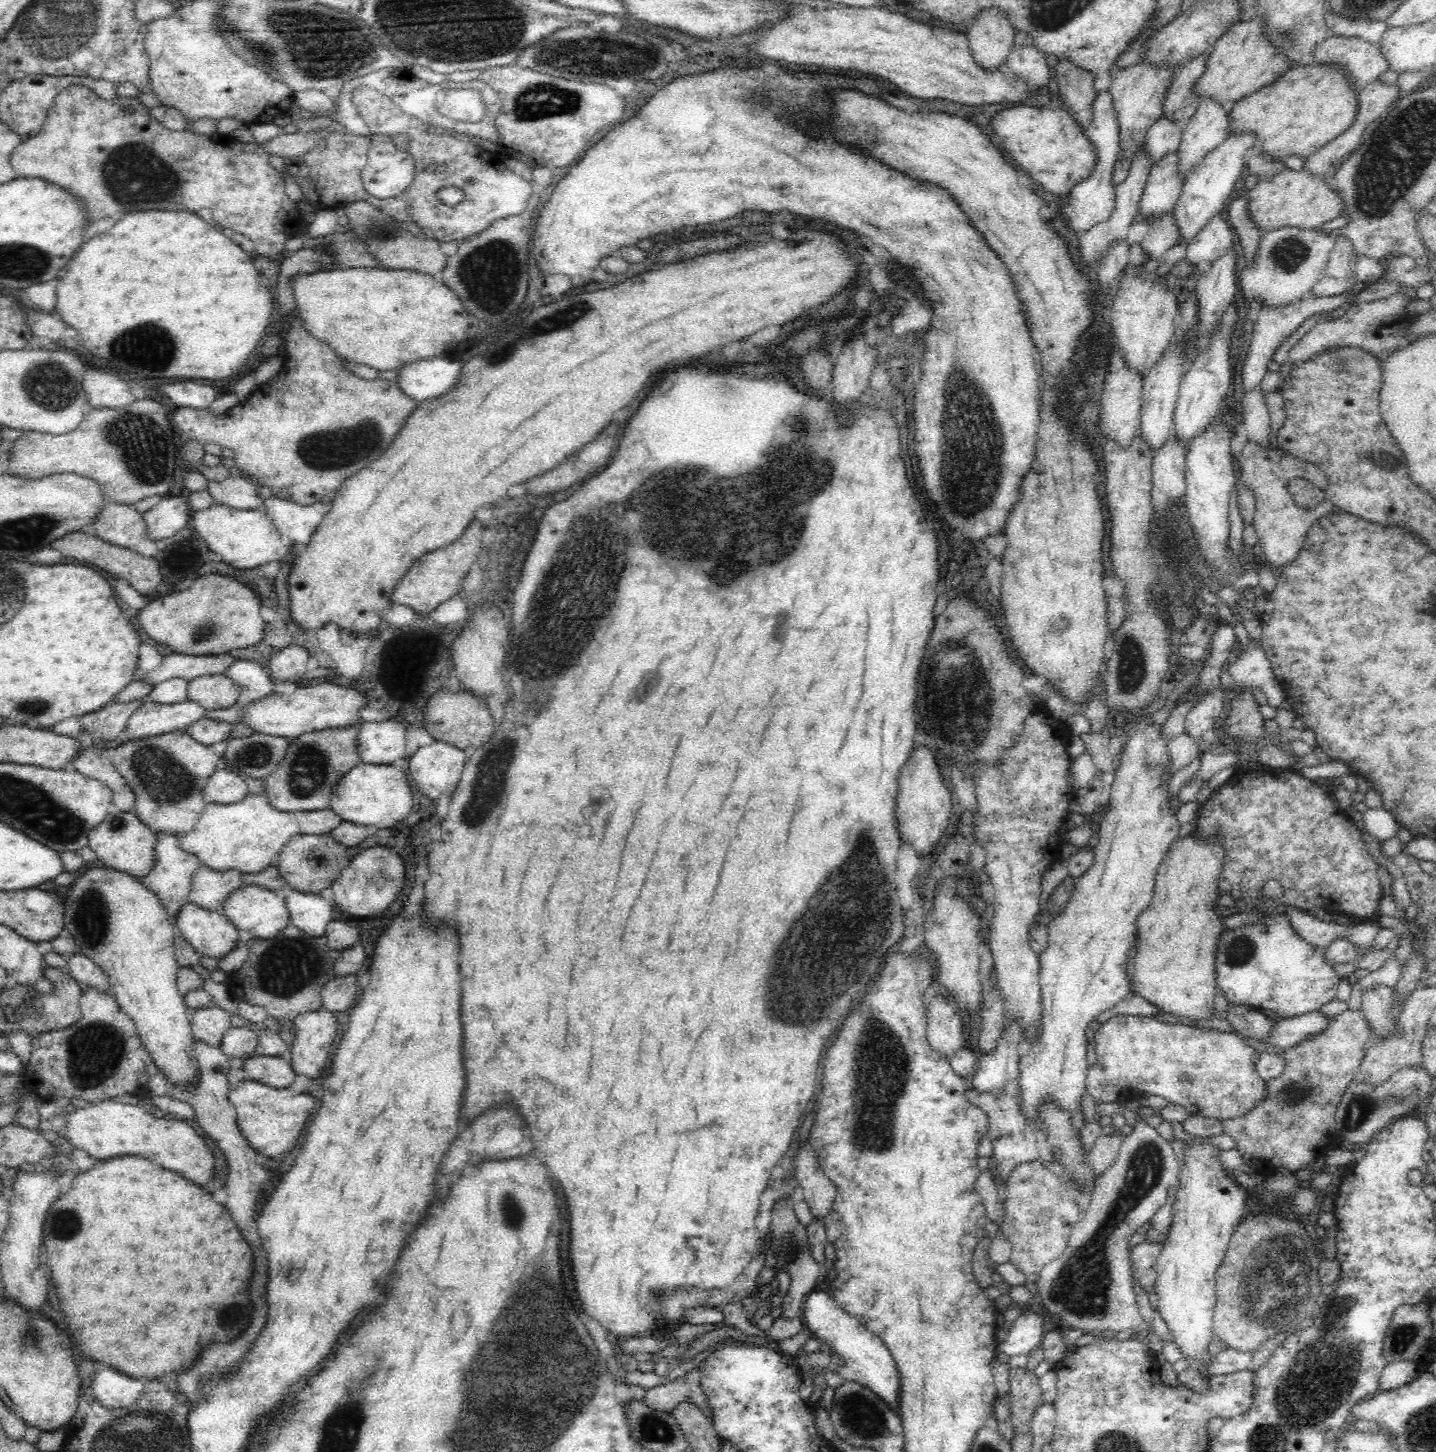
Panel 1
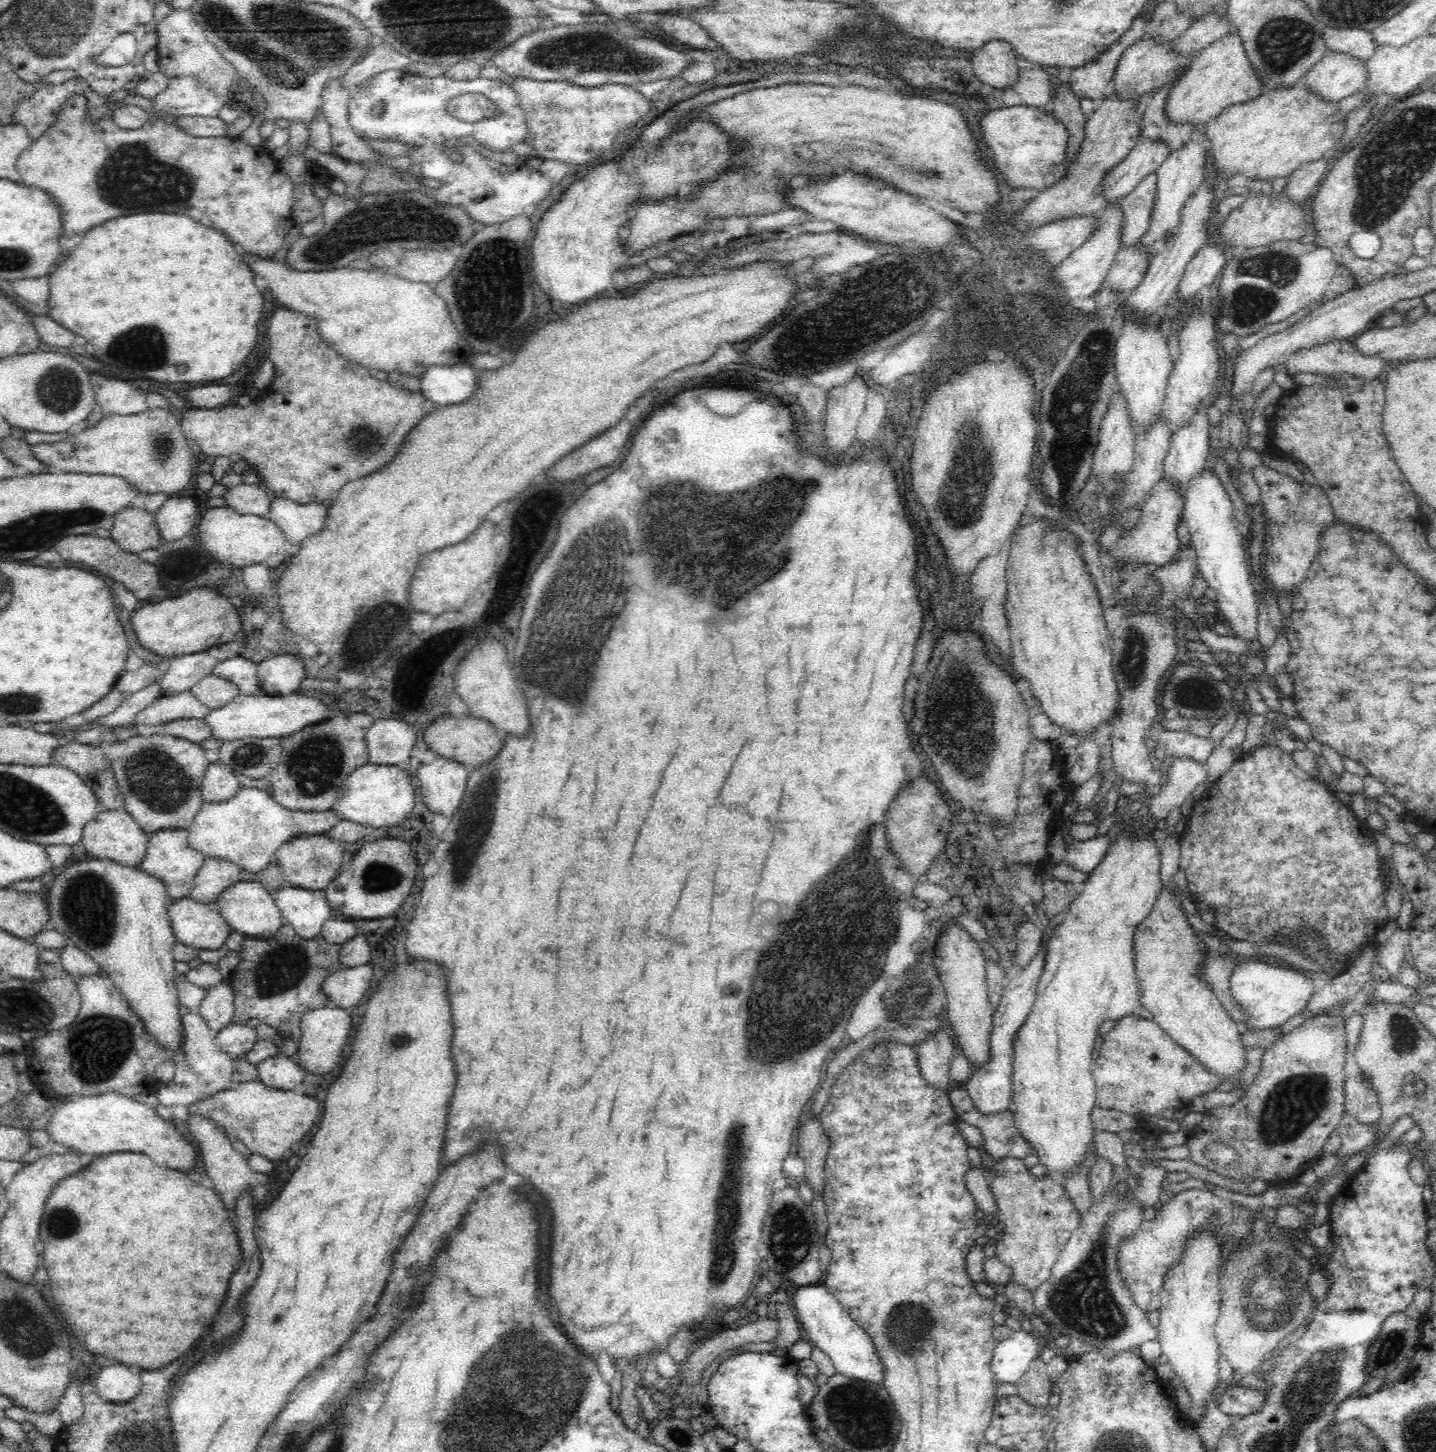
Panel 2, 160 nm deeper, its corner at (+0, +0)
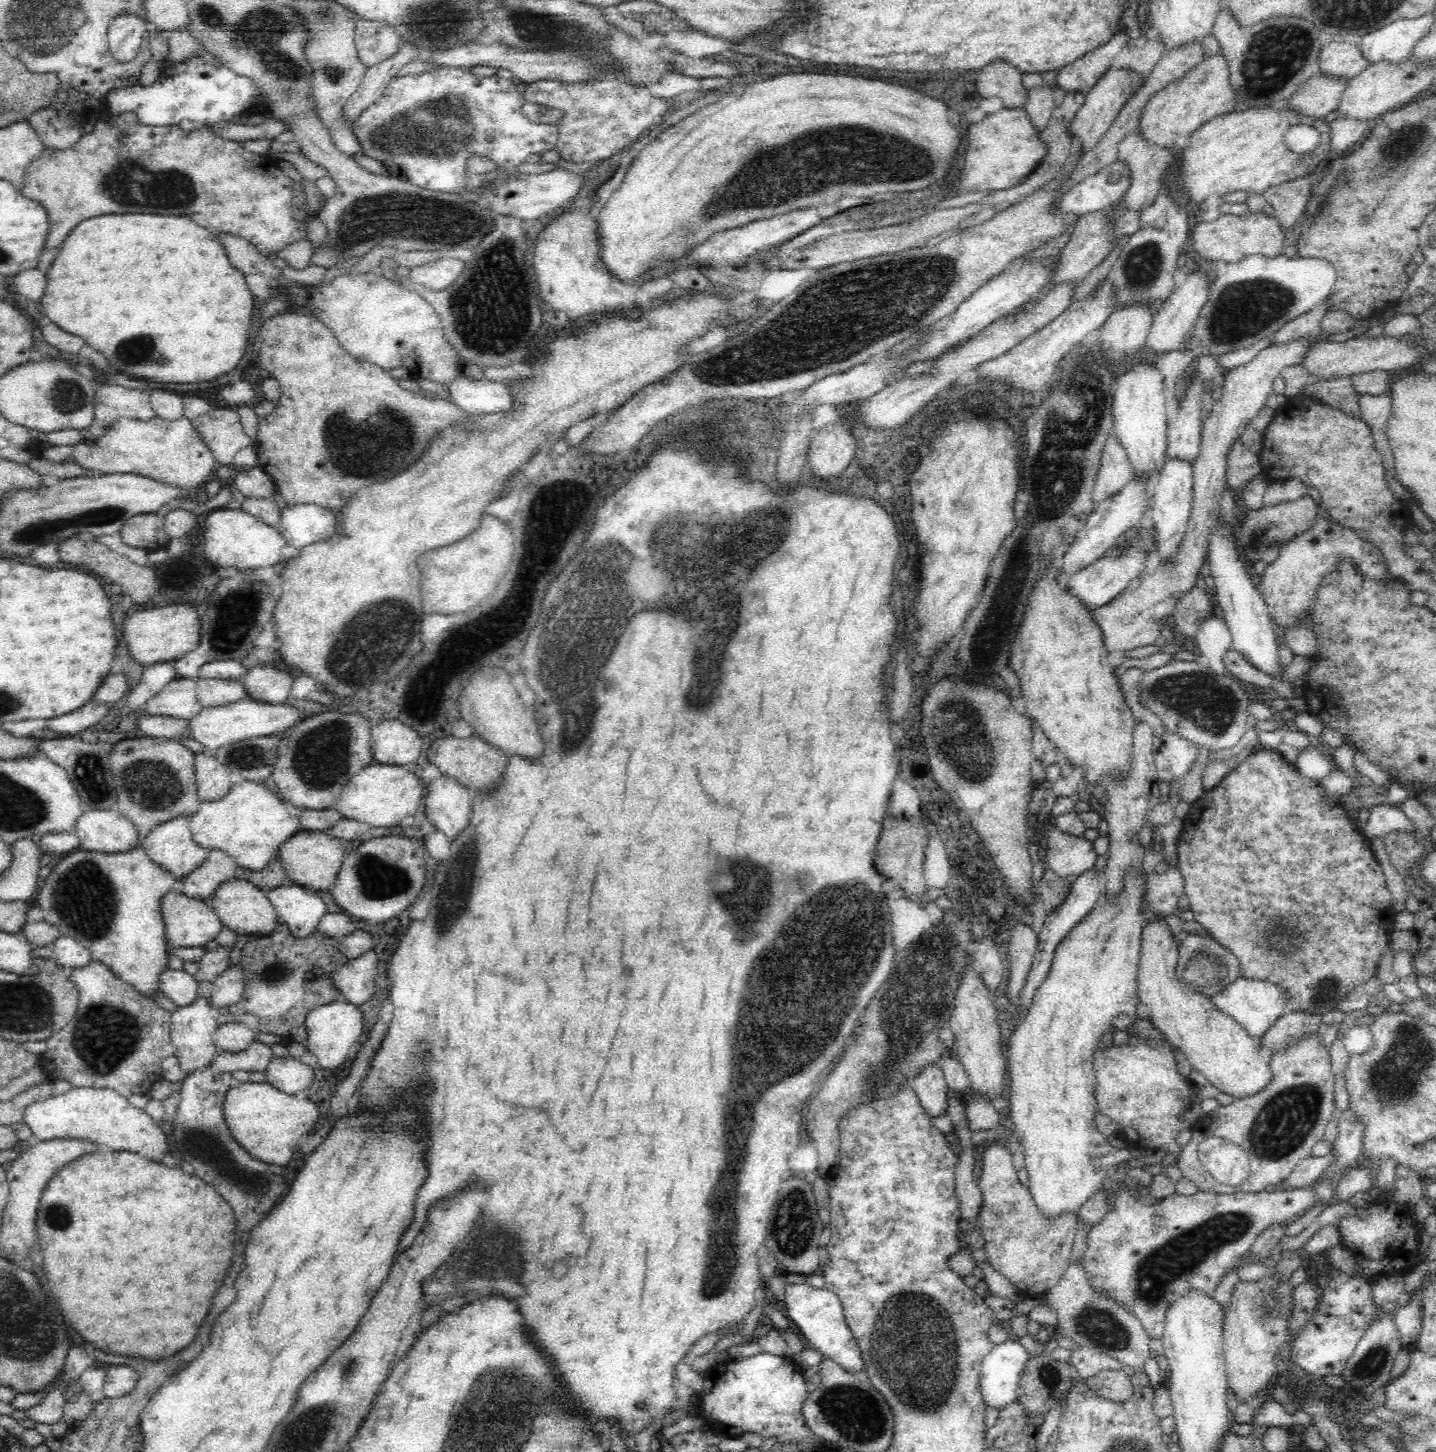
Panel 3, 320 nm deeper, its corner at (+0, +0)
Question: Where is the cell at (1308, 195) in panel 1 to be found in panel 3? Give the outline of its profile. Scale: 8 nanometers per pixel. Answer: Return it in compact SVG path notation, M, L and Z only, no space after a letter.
M1250 213L1244 216L1221 214L1214 222L1198 223L1190 231L1189 241L1201 260L1208 263L1224 262L1234 264L1244 257L1260 254L1262 257L1274 258L1284 252L1285 232L1281 230L1278 220L1264 213Z

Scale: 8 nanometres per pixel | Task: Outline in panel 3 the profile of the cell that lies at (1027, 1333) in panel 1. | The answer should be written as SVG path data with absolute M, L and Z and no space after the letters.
M1007 1339L994 1345L980 1368L978 1389L984 1405L997 1410L1017 1400L1017 1388L1030 1354L1019 1341Z

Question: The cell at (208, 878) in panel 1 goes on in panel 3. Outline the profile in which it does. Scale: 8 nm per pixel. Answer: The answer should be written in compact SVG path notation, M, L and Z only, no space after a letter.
M210 849L206 860L196 870L178 878L178 891L195 899L209 900L223 882L236 878L239 866L222 850Z

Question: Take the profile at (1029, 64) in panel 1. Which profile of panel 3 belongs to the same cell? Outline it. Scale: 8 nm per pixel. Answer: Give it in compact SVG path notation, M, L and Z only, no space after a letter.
M1046 84L1042 88L1032 88L1028 92L1024 110L1030 123L1035 127L1036 133L1040 134L1046 130L1056 107L1053 90Z

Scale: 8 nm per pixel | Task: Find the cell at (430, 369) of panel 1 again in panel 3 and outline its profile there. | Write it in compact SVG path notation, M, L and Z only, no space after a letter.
M459 374L448 385L448 390L451 401L468 415L509 413L515 403L508 381L476 380Z

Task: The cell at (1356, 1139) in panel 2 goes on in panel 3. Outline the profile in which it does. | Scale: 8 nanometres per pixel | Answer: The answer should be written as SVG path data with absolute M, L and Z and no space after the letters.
M1330 1152L1322 1157L1311 1155L1298 1162L1287 1178L1284 1178L1278 1185L1268 1186L1265 1191L1274 1192L1281 1187L1283 1192L1312 1186L1323 1174L1324 1168L1328 1168L1330 1164L1332 1164Z

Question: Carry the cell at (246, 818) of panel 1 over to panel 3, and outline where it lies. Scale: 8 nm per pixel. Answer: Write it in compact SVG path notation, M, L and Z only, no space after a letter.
M248 780L231 784L226 796L215 801L201 801L196 814L190 817L189 822L196 844L206 850L222 850L234 859L234 862L242 869L242 872L266 868L268 863L271 864L271 861L277 857L280 844L286 842L292 834L296 834L300 830L299 820L293 811L292 814L288 814L286 804L274 792L270 792L266 786L258 786L258 784L260 783Z

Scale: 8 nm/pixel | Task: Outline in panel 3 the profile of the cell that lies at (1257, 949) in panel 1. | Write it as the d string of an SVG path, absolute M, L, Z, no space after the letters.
M1238 977L1210 997L1210 1001L1214 1003L1216 1009L1220 1009L1222 1013L1239 1022L1251 1038L1258 1040L1280 1018L1280 1015L1284 1014L1288 999L1286 999L1286 991L1274 983Z

